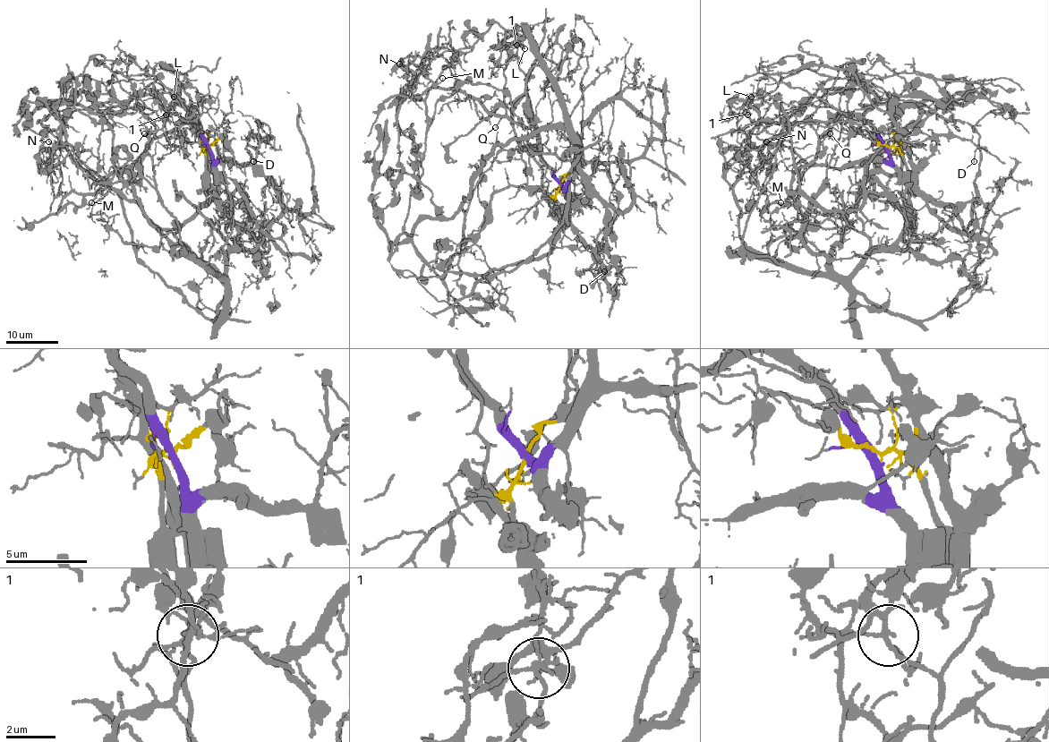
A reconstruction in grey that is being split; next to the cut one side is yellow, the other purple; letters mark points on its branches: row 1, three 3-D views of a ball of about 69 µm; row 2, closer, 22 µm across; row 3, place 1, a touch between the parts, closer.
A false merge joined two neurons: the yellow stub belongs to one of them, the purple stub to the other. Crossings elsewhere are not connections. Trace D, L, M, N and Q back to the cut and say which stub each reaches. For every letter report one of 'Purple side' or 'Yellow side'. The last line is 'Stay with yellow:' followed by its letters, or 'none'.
D: Purple side
L: Purple side
M: Purple side
N: Yellow side
Q: Purple side
Stay with yellow: N

